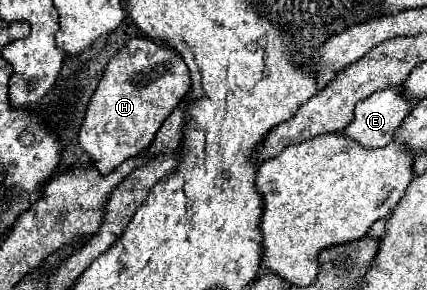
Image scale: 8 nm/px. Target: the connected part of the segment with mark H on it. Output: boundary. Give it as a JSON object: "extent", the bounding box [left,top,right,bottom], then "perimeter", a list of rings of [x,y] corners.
{"extent":[80,37,188,175],"perimeter":[[[148,37],[130,39],[110,59],[80,127],[80,147],[90,155],[100,175],[108,175],[126,159],[144,153],[188,89],[188,67],[176,51],[160,47]]]}

